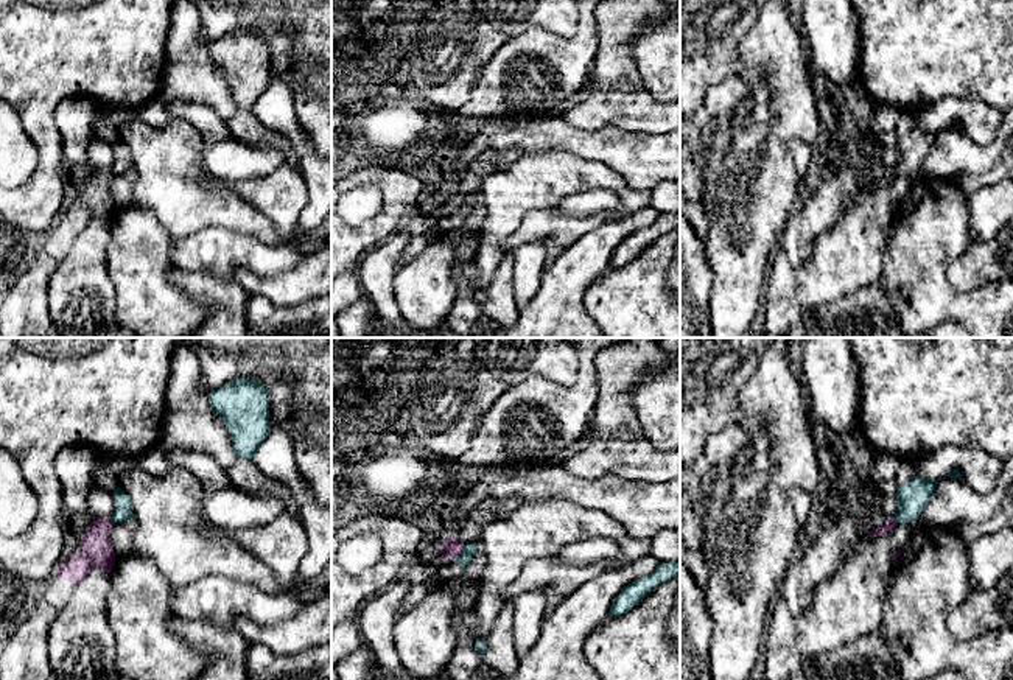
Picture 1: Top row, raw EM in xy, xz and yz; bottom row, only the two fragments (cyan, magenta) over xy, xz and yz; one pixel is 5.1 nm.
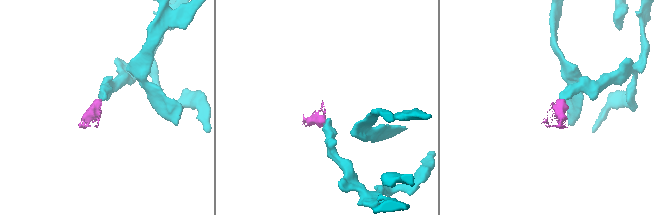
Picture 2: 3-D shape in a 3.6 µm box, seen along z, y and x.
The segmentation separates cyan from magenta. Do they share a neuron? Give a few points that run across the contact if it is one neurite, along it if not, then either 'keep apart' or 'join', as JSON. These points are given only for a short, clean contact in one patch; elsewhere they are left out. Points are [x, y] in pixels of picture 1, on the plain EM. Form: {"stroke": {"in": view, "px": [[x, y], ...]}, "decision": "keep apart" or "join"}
{"stroke": {"in": "xz", "px": [[466, 196], [456, 210]]}, "decision": "keep apart"}

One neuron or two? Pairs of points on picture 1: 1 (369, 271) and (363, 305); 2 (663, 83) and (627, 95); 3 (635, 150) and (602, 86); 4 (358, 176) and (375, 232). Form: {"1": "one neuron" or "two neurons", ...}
{"1": "two neurons", "2": "two neurons", "3": "two neurons", "4": "one neuron"}

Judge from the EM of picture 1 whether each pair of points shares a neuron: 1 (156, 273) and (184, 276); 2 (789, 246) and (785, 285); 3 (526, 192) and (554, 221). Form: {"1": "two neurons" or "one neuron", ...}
{"1": "two neurons", "2": "two neurons", "3": "two neurons"}

